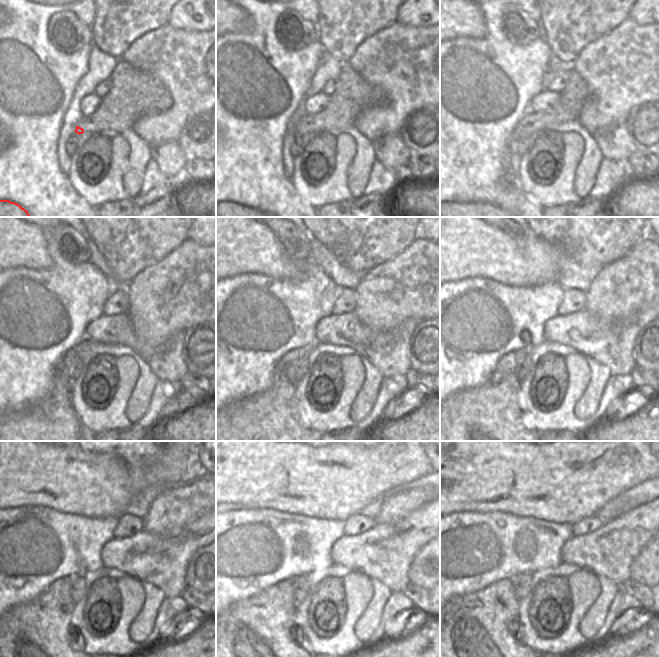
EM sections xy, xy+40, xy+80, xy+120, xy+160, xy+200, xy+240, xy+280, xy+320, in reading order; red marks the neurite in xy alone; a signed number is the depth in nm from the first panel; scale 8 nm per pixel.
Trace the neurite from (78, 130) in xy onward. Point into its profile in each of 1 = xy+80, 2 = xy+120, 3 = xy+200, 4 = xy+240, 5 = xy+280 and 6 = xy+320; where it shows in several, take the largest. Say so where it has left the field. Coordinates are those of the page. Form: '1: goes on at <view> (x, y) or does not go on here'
1: goes on at xy+80 (521, 130)
2: goes on at xy+120 (53, 420)
3: goes on at xy+200 (485, 420)
4: goes on at xy+240 (29, 644)
5: goes on at xy+280 (249, 644)
6: goes on at xy+320 (469, 644)

